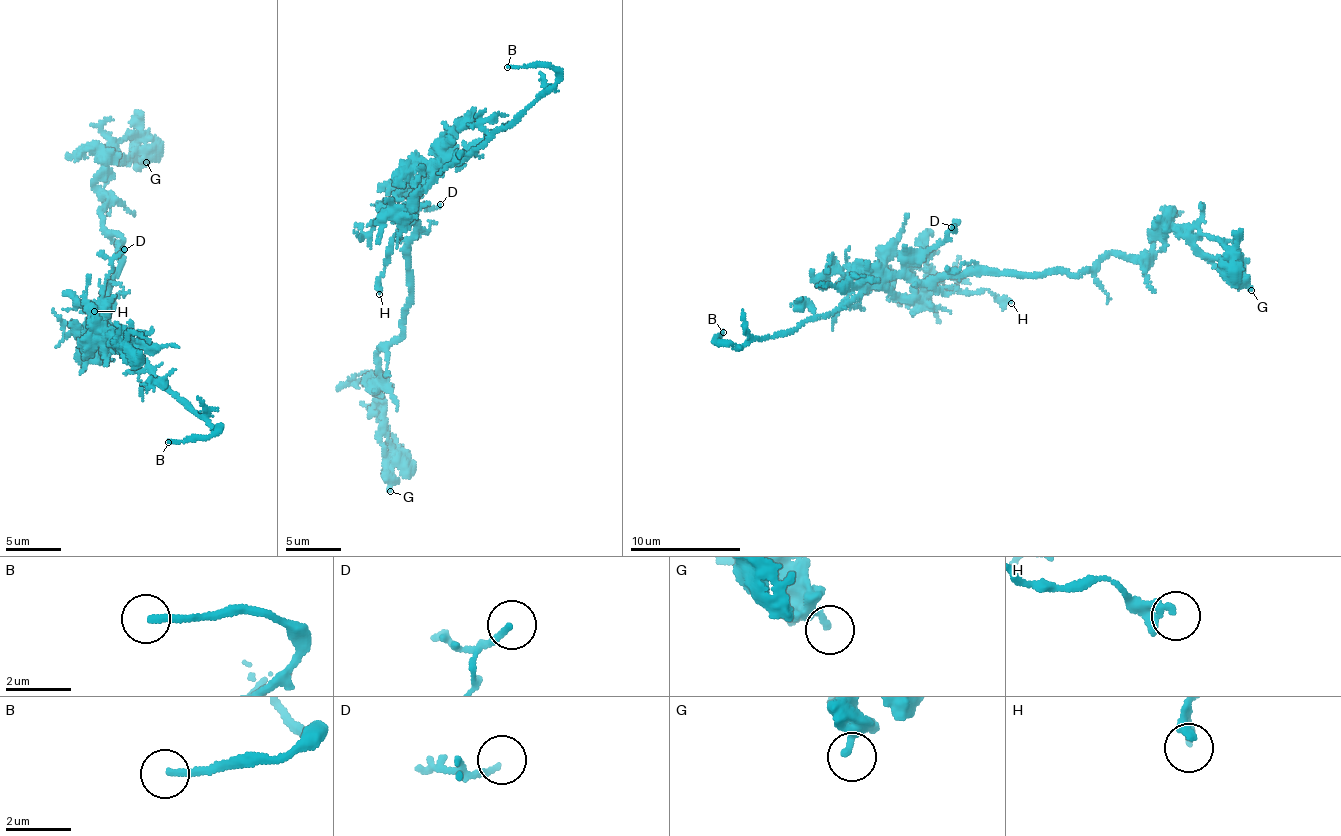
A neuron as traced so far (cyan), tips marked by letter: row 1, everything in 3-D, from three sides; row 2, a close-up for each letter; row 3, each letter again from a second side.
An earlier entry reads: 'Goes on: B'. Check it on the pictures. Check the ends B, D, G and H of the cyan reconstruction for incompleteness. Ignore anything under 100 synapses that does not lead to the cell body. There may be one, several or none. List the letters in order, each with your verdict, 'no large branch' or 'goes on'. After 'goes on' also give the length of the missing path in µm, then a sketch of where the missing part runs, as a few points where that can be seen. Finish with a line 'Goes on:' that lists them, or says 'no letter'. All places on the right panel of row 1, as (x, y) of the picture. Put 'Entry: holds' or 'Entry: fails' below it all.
B: goes on; missing 45 µm; course (723, 332), (764, 300), (771, 307), (803, 260), (793, 232), (739, 229), (721, 240), (721, 251), (728, 248)
D: no large branch
G: no large branch
H: no large branch
Goes on: B
Entry: holds

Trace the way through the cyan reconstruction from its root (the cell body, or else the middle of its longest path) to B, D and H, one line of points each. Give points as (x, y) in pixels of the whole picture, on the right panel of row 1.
B: (966, 270), (924, 282), (898, 276), (869, 284), (833, 311), (739, 347), (715, 343), (723, 332)
D: (966, 270), (924, 281), (916, 280), (905, 267), (946, 240), (955, 228), (951, 227)
H: (966, 270), (963, 273), (943, 275), (935, 282), (935, 287), (980, 294), (986, 289), (994, 297), (1011, 303)

